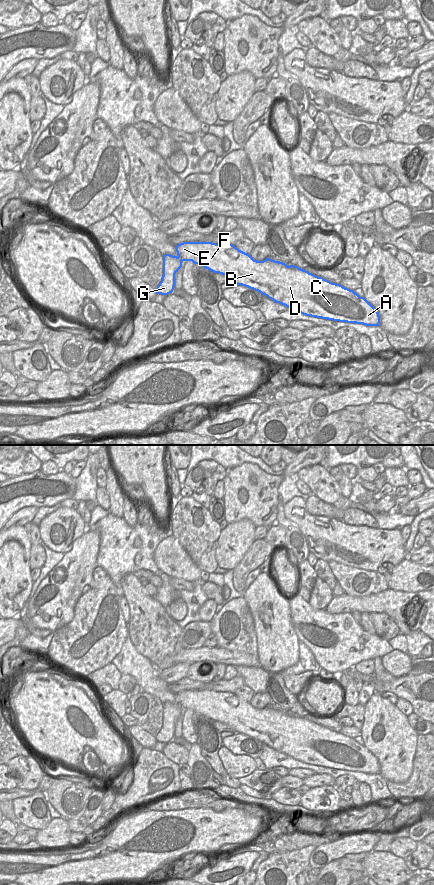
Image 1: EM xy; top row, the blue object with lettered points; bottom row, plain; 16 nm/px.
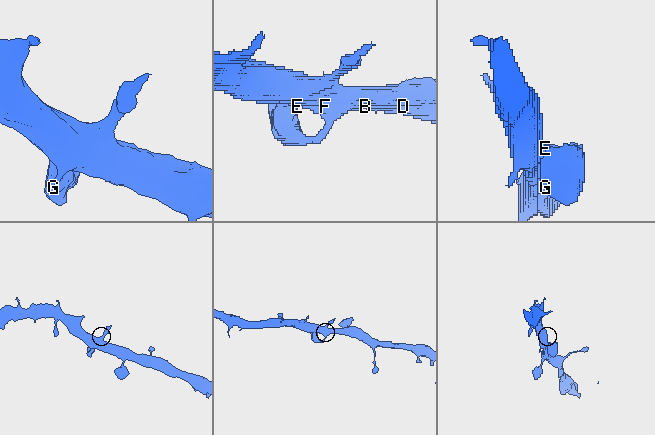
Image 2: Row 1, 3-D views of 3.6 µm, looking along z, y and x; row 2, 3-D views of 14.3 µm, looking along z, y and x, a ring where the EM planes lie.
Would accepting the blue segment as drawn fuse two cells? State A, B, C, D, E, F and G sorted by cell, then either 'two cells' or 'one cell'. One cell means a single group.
groups A B C D E F G; one cell

